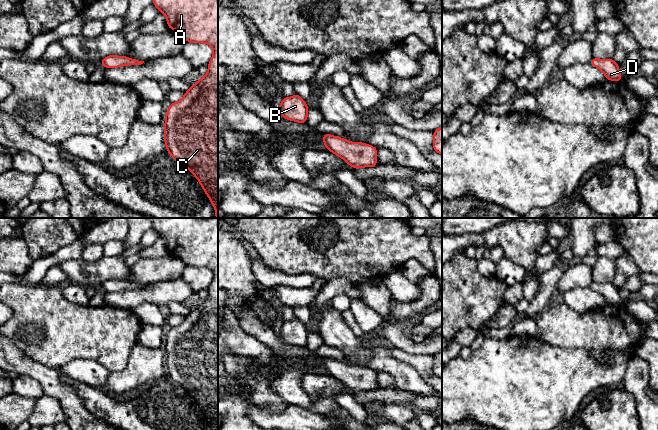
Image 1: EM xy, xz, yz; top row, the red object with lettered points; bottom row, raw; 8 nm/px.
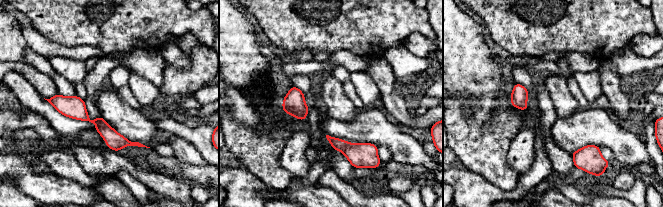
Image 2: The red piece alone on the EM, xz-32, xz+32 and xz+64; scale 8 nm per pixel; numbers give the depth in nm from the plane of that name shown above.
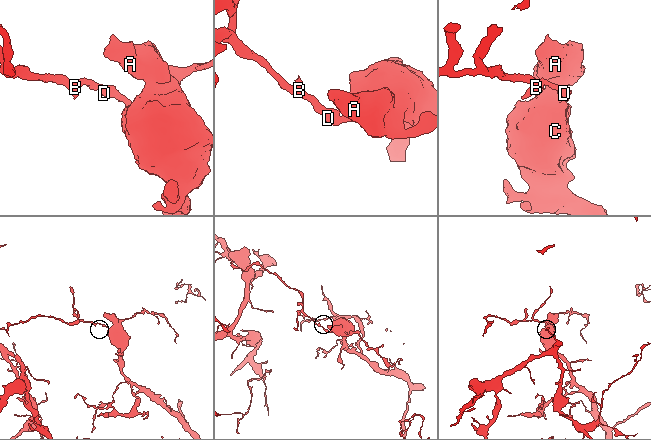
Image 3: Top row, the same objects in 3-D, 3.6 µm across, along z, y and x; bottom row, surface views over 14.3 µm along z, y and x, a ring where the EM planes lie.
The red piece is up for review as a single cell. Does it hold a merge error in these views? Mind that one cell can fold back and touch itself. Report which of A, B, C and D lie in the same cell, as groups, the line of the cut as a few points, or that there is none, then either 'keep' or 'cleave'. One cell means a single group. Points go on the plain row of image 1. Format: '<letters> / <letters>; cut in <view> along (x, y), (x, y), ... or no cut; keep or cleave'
A B C D; no cut; keep

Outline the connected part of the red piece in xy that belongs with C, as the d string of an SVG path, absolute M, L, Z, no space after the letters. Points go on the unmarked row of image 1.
M151 218L153 222L153 228L157 233L166 240L169 253L177 254L179 258L187 265L191 267L206 267L213 273L213 280L208 288L208 296L205 300L191 312L185 316L182 323L176 327L171 327L165 340L165 369L170 380L181 385L187 393L197 402L204 416L207 418L213 430L218 430L218 218Z

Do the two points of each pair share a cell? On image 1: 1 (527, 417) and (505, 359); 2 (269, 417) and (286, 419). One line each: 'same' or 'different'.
1: same
2: same

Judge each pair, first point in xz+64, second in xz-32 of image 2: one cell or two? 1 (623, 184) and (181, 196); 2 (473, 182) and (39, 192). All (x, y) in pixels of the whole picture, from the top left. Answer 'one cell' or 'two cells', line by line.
1: one cell
2: two cells

